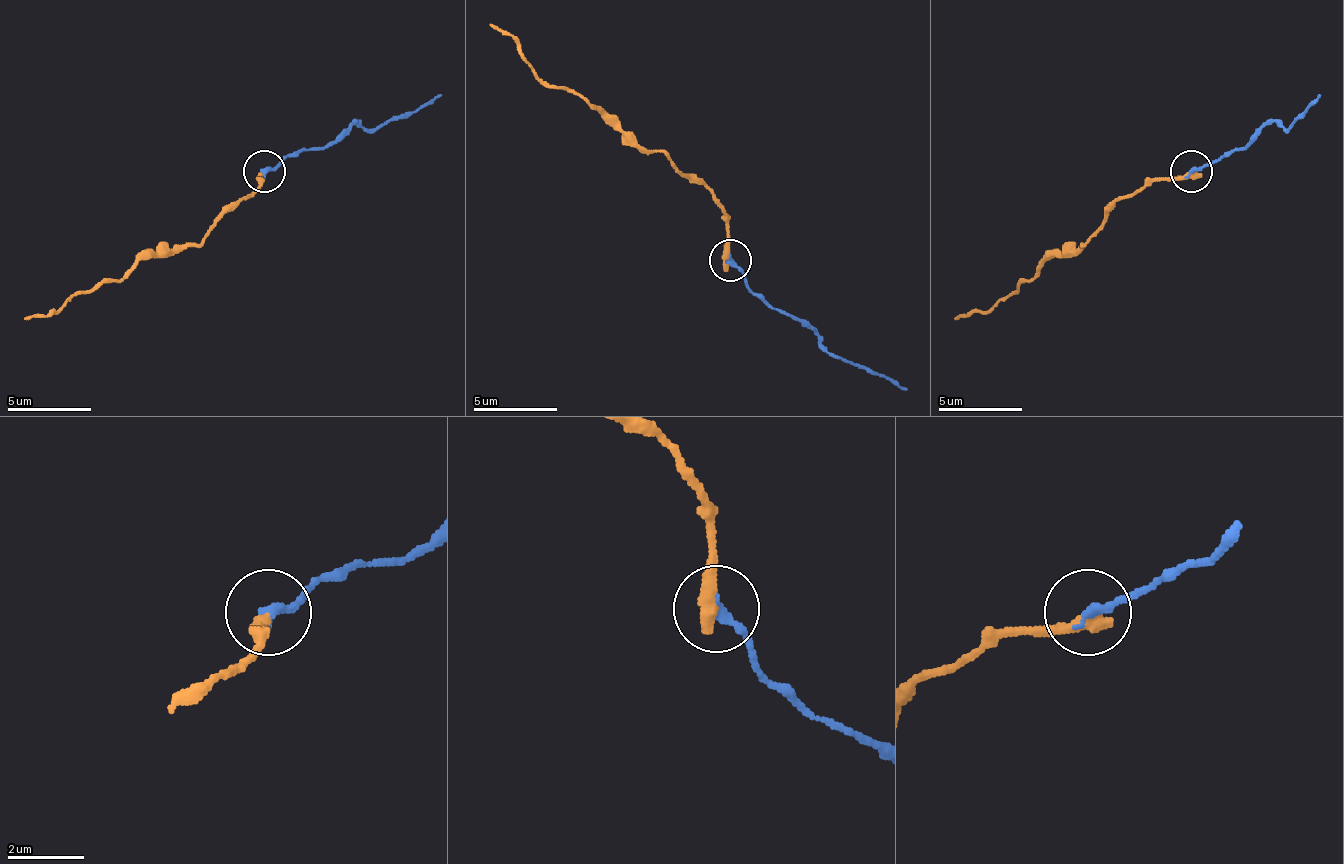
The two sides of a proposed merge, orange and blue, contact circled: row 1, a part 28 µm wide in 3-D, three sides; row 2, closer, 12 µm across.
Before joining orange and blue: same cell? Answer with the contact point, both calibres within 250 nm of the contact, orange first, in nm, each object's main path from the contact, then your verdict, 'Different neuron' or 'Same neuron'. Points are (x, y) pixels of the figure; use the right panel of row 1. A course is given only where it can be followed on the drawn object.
Place: (1191, 171). Thickness 420 nm (orange) against 280 nm. Course of orange: (1190, 170), (1143, 182), (1118, 199), (1080, 246), (1059, 250), (1017, 292), (979, 313), (954, 317). Course of blue: (1190, 170), (1245, 149), (1270, 123), (1283, 127), (1320, 94). Same neuron

